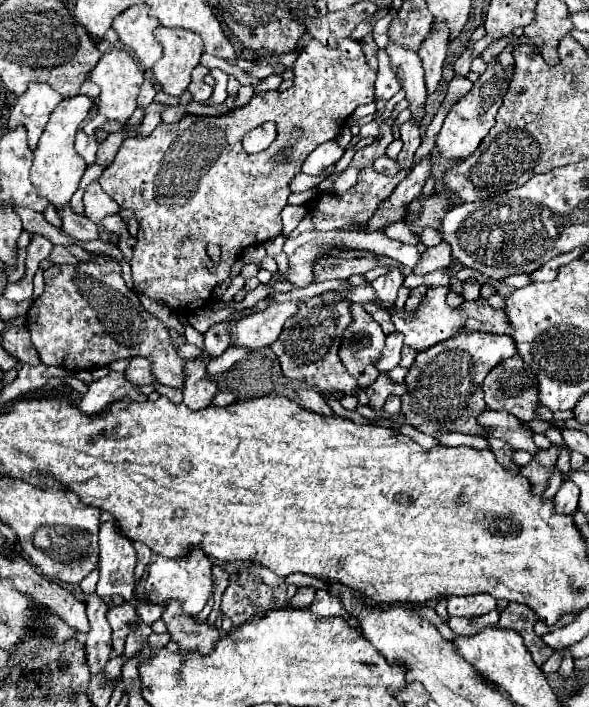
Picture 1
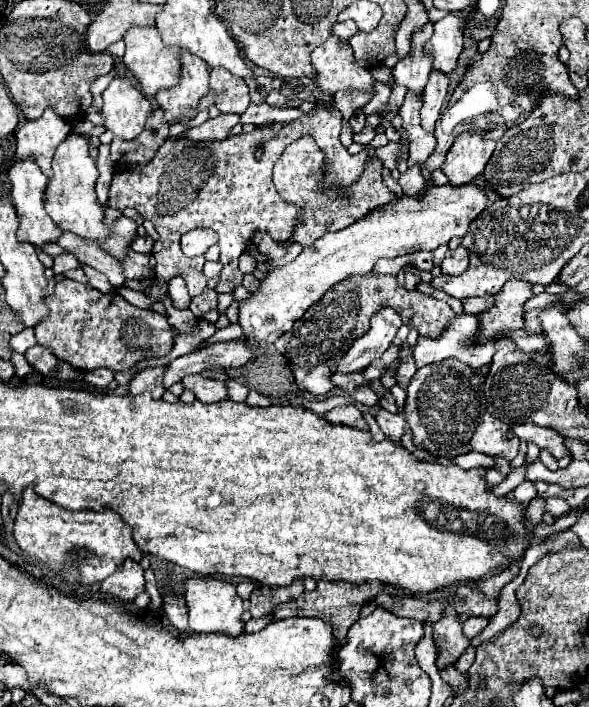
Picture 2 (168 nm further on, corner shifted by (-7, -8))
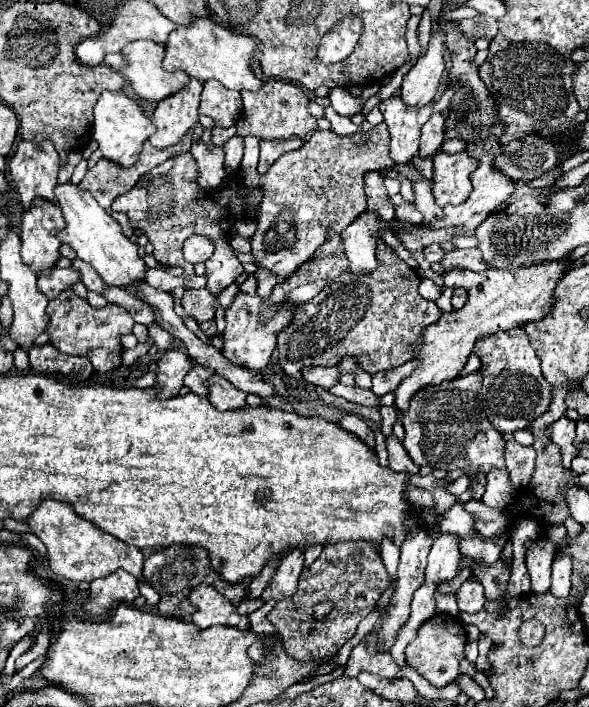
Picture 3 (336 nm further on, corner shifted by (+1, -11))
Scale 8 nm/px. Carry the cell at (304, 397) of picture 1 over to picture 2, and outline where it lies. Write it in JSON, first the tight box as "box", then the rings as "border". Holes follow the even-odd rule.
{"box":[326,404,368,430],"border":[[[354,404],[332,408],[326,414],[326,420],[334,422],[334,424],[346,424],[346,426],[354,426],[354,428],[360,428],[360,430],[368,430],[368,424],[366,424],[362,412]]]}

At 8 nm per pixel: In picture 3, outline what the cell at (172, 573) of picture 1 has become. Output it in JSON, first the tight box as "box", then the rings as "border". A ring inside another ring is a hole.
{"box":[188,585,248,629],"border":[[[198,585],[190,591],[188,601],[196,607],[192,623],[198,629],[208,629],[212,625],[232,625],[238,629],[248,629],[248,617],[240,615],[236,607],[220,595],[212,585]]]}

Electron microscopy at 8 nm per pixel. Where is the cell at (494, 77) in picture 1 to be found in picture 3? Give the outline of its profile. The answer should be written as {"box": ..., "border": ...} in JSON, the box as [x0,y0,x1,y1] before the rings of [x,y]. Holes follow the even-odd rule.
{"box":[432,151,478,207],"border":[[[440,151],[434,155],[434,175],[432,175],[432,193],[440,207],[460,205],[468,199],[472,191],[470,173],[476,169],[478,159],[470,153],[446,153]]]}

